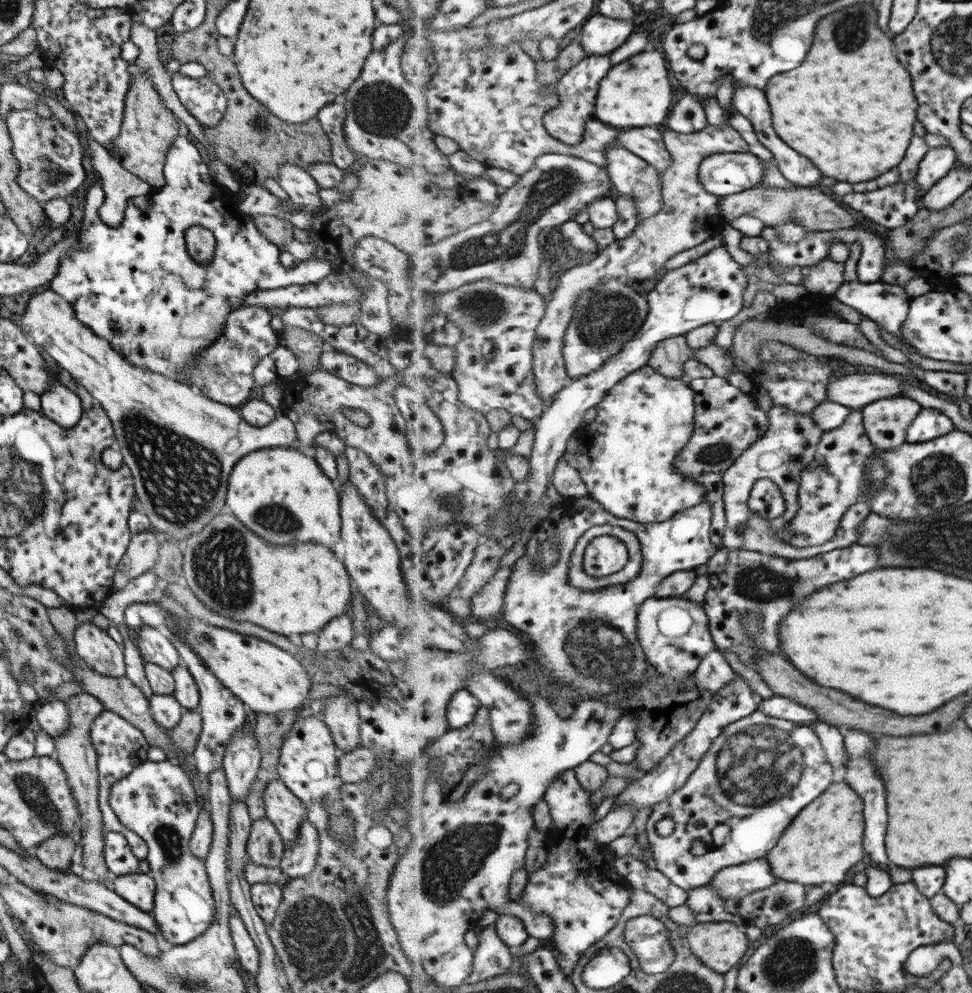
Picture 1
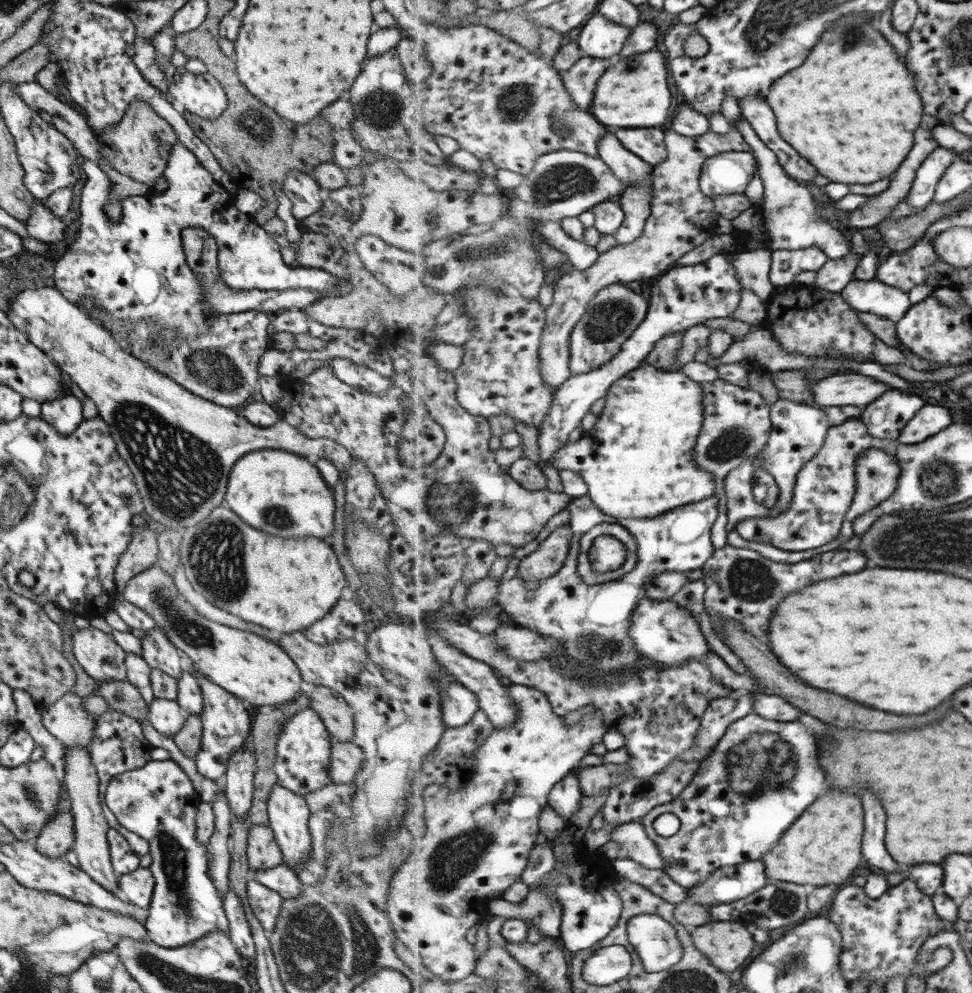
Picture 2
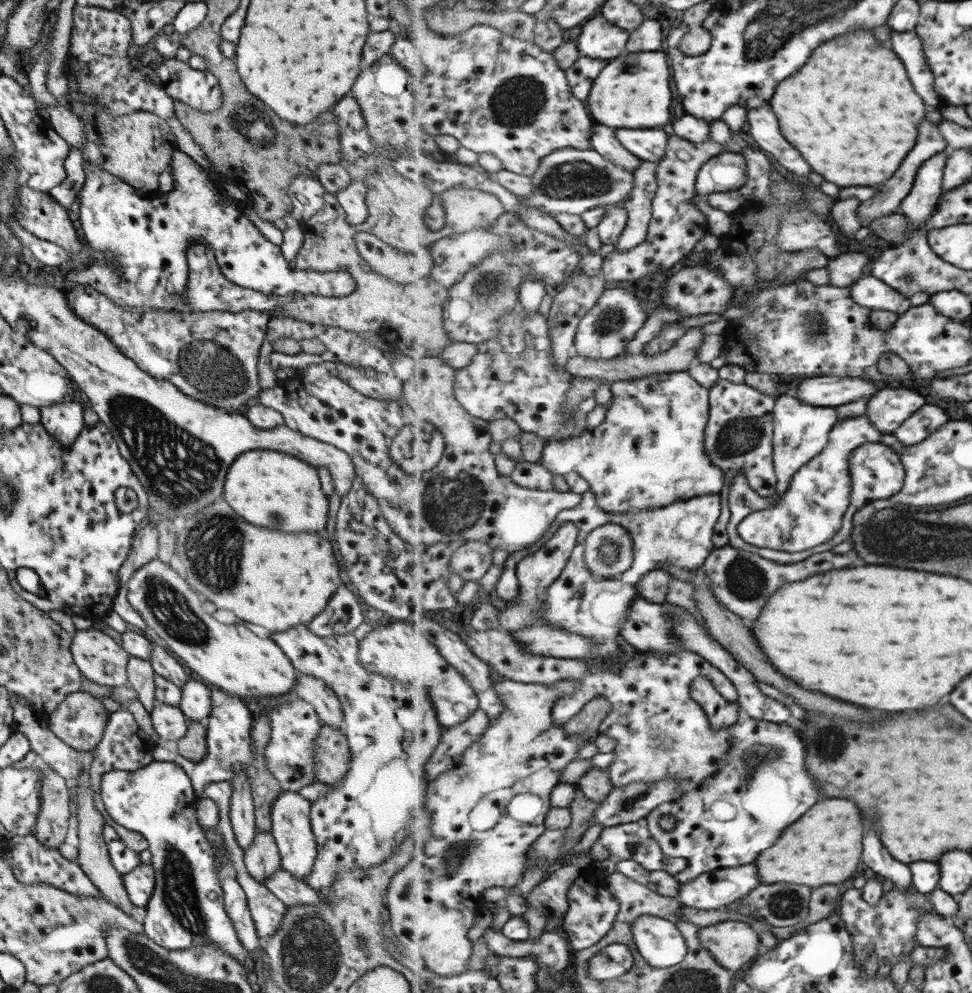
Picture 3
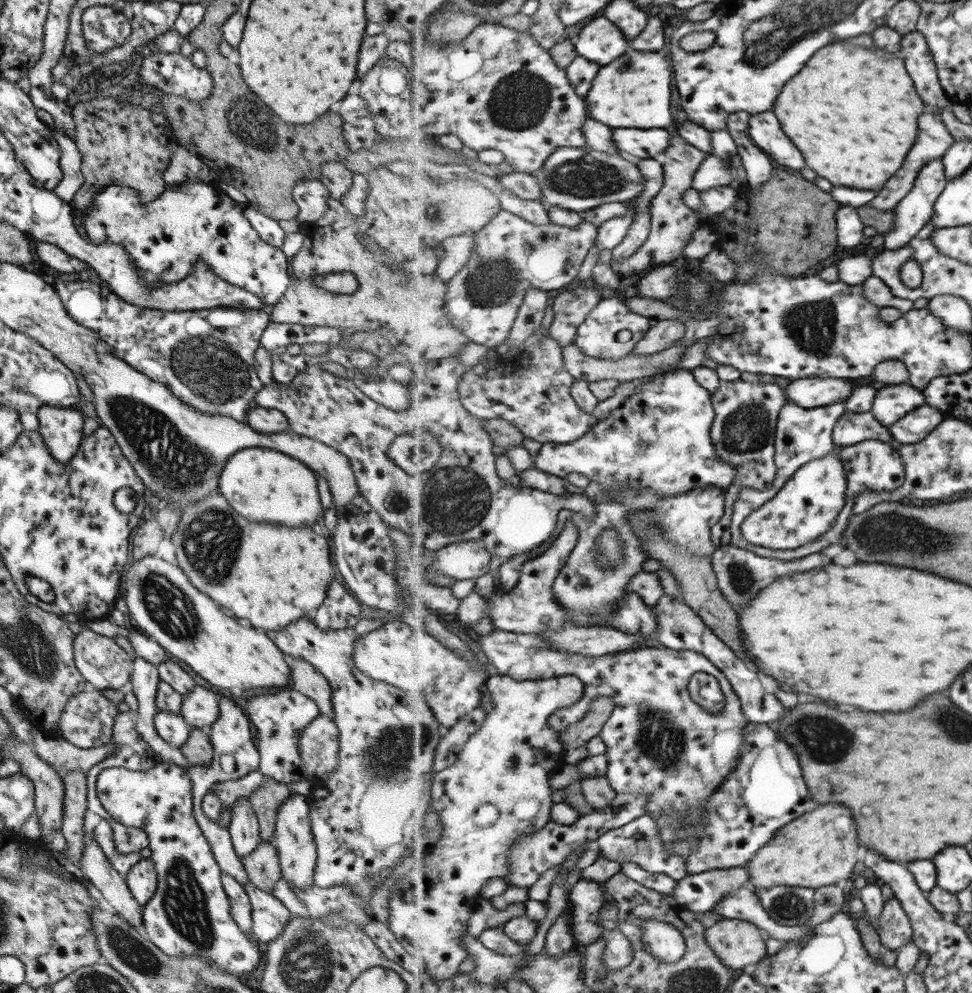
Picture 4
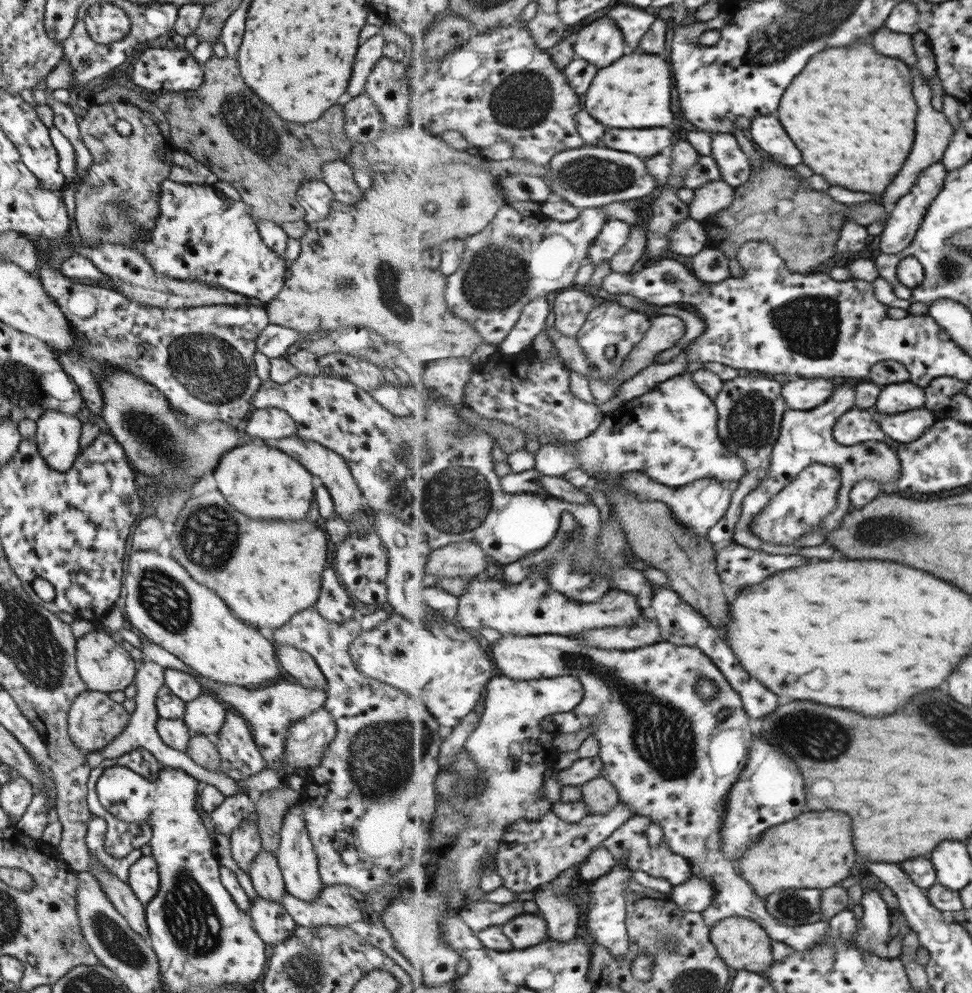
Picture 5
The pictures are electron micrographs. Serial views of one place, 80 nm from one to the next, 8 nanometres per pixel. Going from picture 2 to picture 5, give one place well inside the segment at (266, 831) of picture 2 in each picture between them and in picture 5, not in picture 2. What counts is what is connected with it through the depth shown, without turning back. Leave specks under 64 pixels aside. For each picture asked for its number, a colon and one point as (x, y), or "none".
3: (261, 858)
4: (261, 866)
5: (264, 873)

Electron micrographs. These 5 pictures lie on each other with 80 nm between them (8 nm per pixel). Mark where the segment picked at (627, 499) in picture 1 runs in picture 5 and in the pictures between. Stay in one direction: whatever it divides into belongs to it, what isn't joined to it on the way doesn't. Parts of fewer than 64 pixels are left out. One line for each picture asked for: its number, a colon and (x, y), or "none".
2: (639, 461)
3: (649, 452)
4: (661, 437)
5: (671, 434)

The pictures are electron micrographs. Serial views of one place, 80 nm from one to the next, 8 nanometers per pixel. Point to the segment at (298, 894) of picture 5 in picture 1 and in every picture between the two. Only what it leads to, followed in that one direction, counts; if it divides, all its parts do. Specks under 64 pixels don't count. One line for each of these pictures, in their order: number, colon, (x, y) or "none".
1: (281, 807)
2: (287, 813)
3: (290, 827)
4: (296, 850)

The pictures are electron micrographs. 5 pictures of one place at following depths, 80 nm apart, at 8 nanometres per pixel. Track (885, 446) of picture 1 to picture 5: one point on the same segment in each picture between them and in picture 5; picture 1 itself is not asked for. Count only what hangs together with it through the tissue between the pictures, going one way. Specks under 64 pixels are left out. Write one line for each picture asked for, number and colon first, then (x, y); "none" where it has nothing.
2: (886, 417)
3: (888, 410)
4: (893, 402)
5: (900, 397)

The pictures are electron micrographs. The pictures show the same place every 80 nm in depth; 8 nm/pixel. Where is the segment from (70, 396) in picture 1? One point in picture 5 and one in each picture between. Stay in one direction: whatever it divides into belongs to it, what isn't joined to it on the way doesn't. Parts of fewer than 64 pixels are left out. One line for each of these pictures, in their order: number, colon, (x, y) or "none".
2: (64, 414)
3: (64, 420)
4: (61, 429)
5: (57, 434)

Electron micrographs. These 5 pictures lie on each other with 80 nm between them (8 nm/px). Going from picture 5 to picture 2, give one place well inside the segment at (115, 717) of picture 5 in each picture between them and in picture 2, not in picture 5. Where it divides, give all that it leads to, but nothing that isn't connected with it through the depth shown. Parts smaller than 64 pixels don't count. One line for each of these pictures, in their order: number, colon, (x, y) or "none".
2: (66, 719)
3: (79, 718)
4: (86, 720)

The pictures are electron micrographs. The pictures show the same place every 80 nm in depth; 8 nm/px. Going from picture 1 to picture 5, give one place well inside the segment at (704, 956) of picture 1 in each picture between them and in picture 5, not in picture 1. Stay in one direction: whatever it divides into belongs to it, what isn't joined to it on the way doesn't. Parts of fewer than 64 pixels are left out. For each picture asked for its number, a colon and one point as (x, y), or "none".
2: (729, 945)
3: (733, 945)
4: (740, 945)
5: (745, 945)

